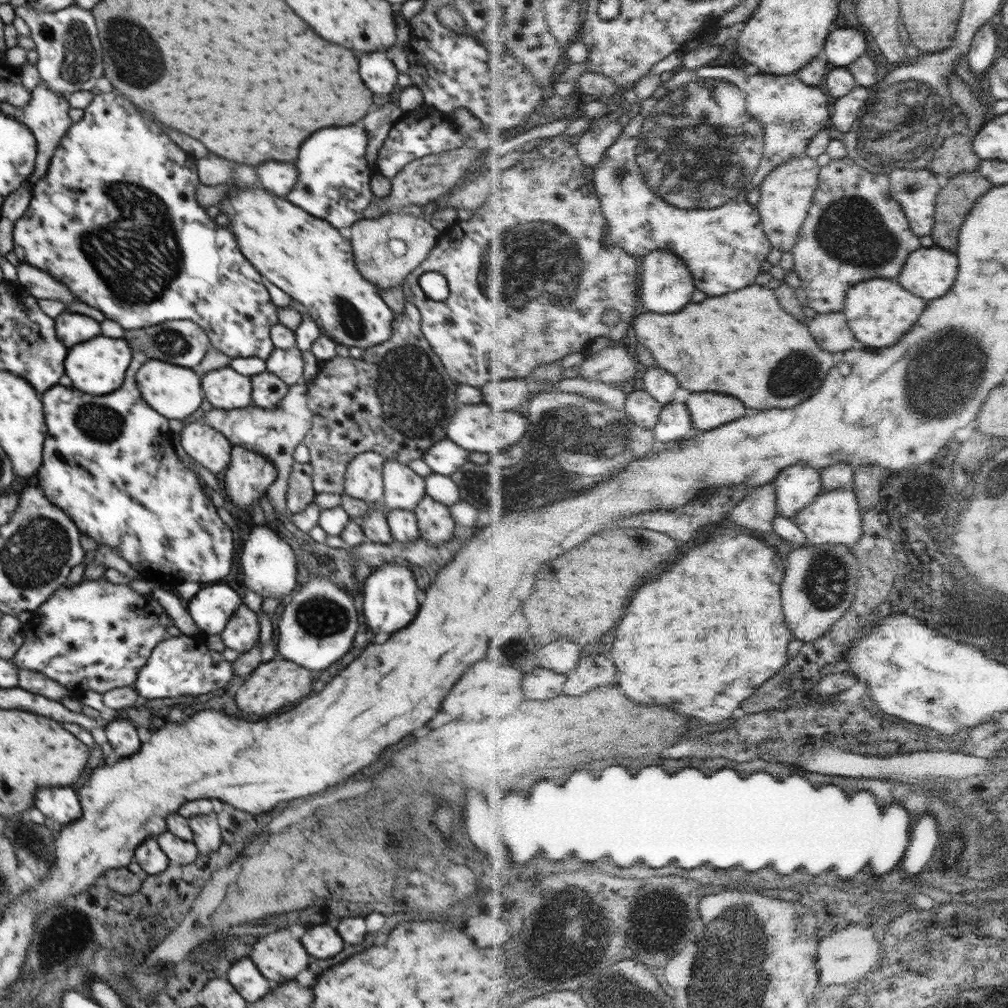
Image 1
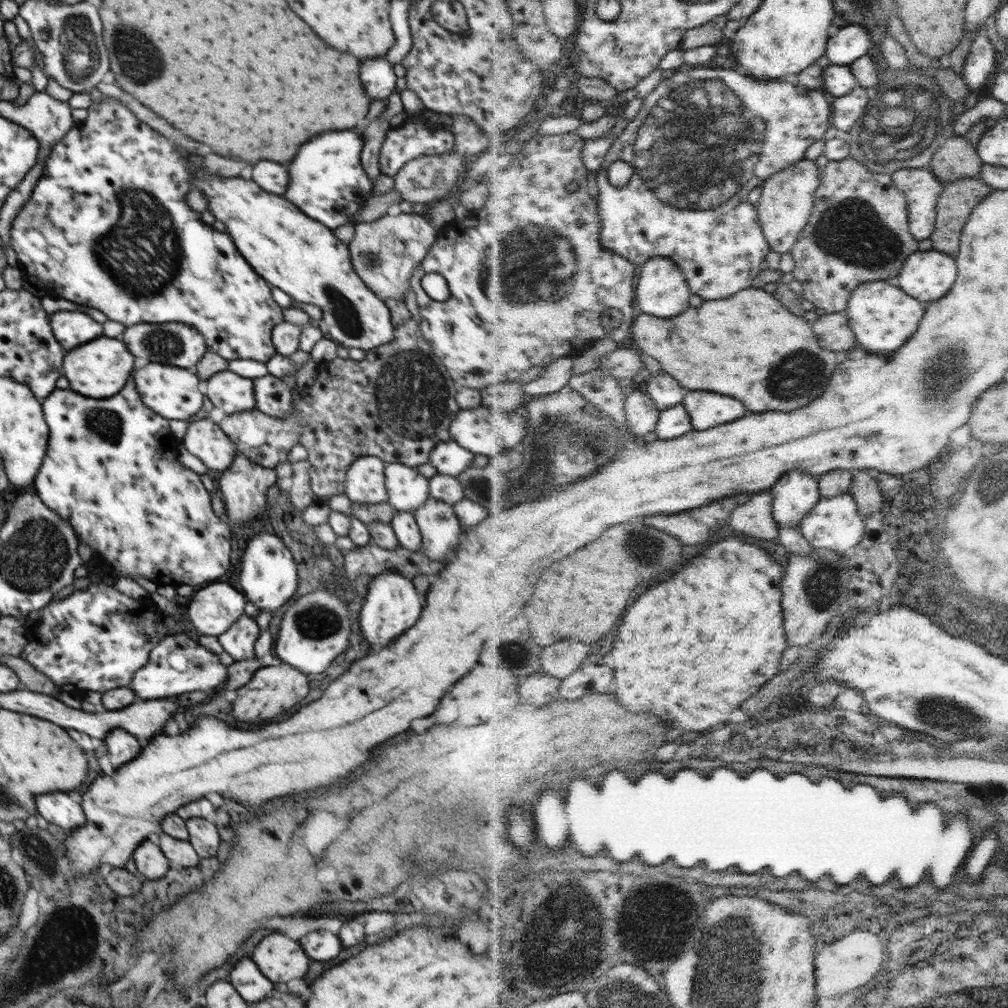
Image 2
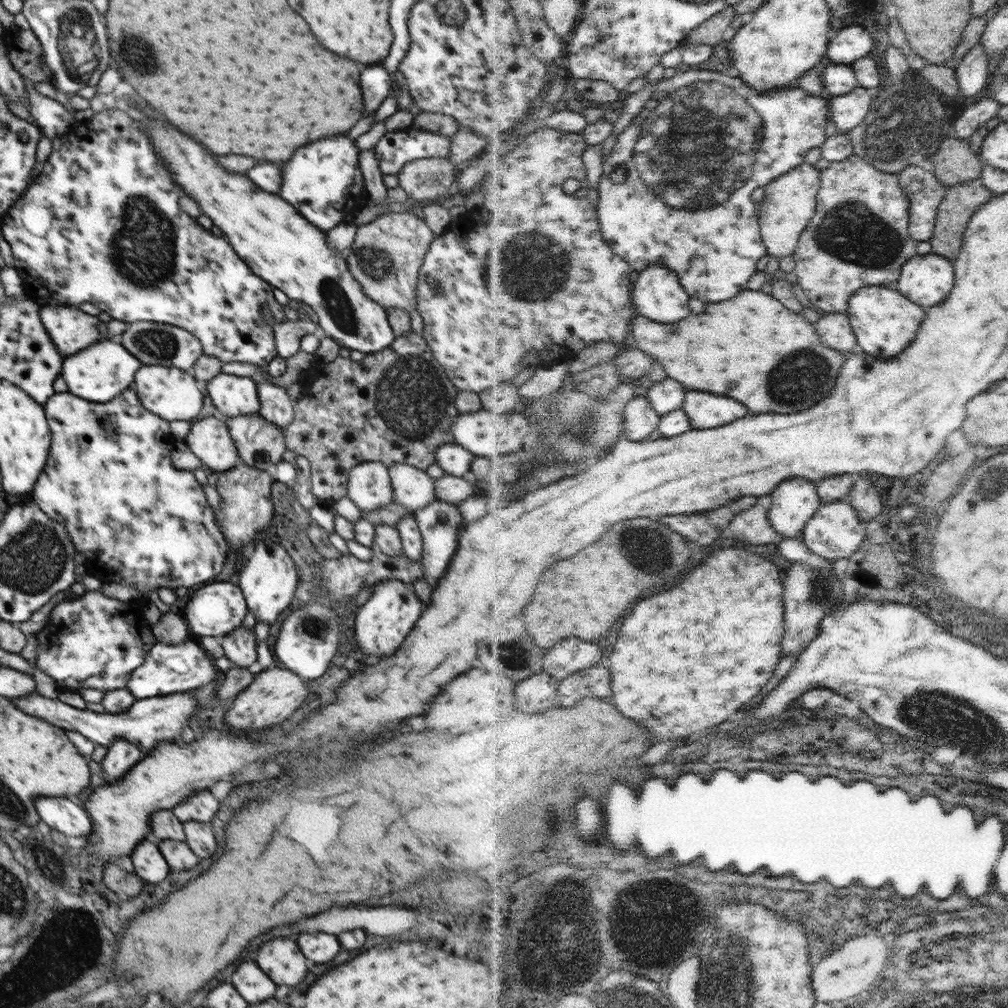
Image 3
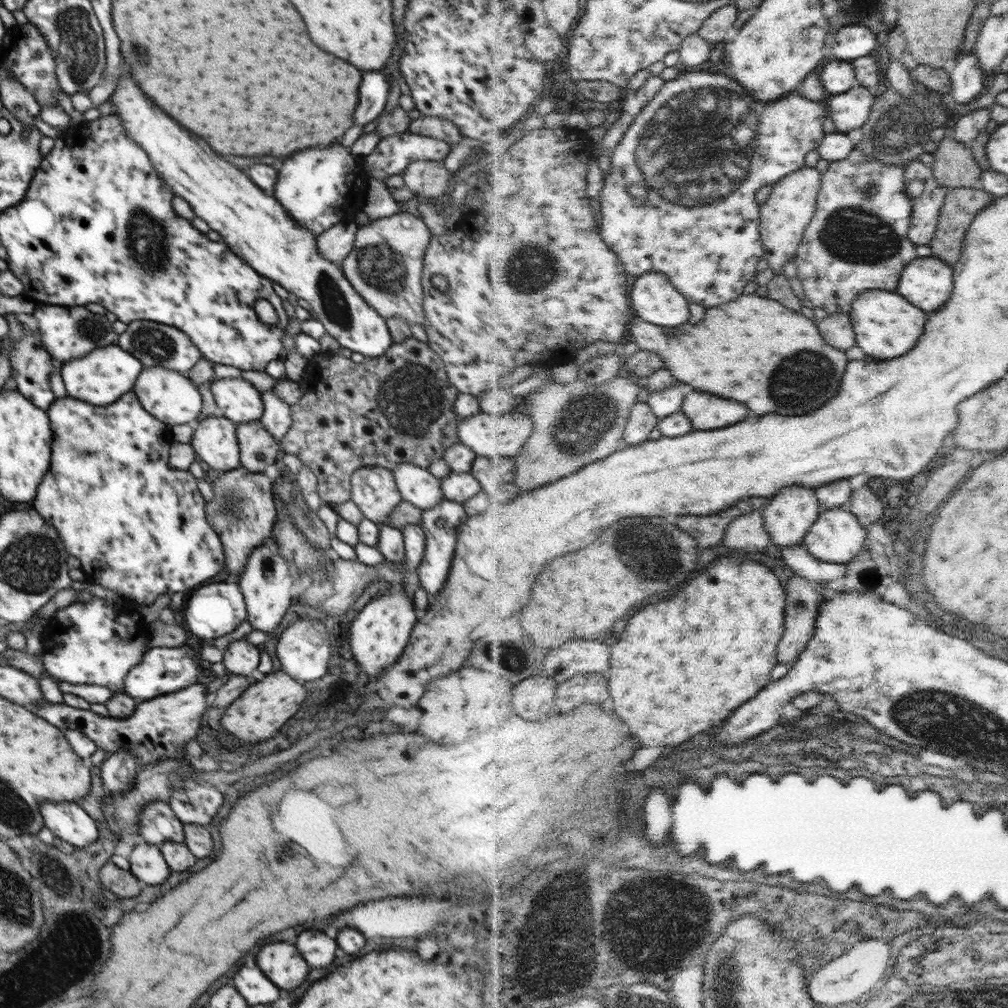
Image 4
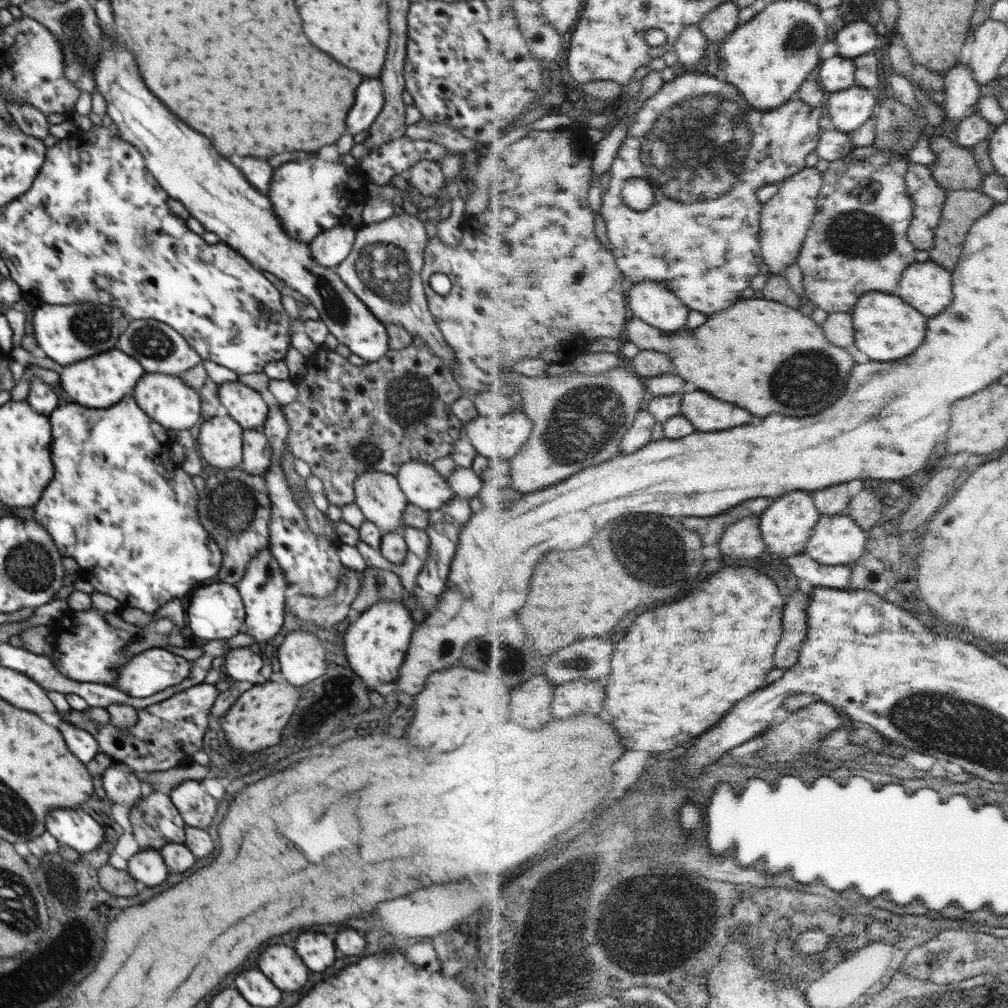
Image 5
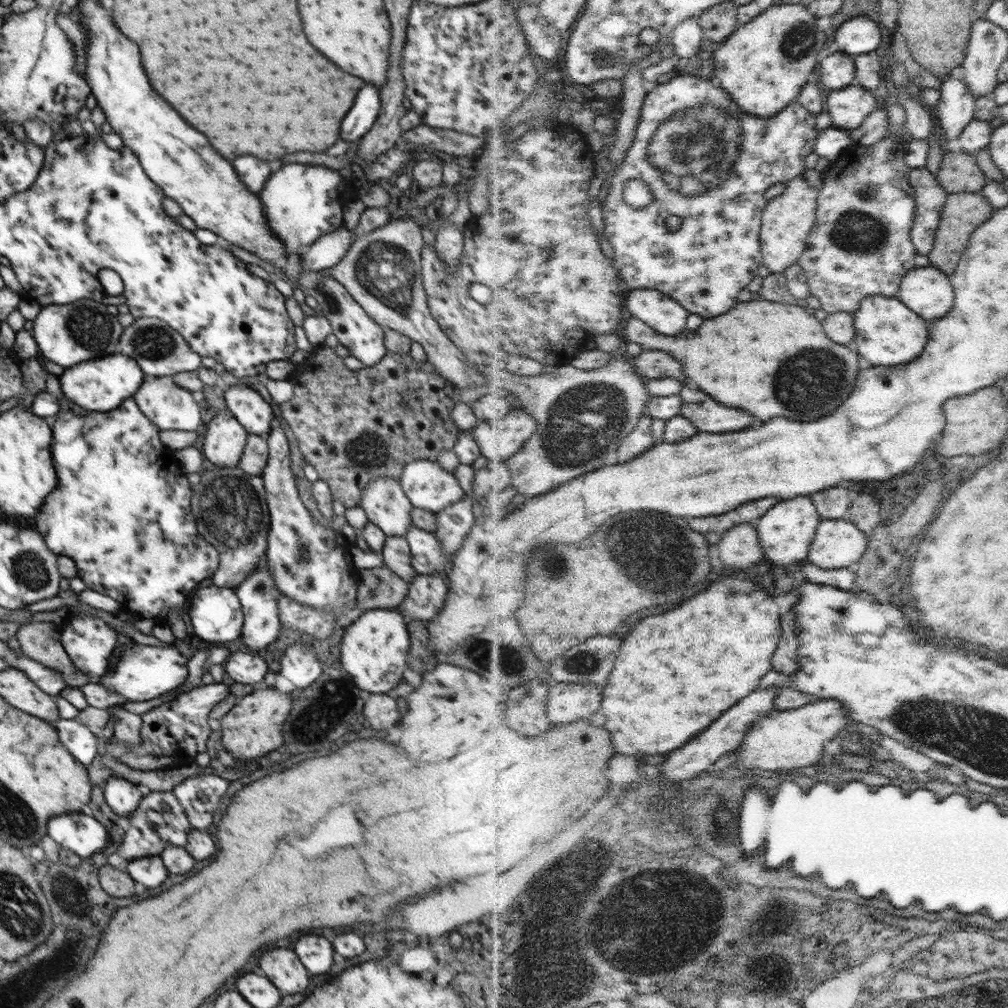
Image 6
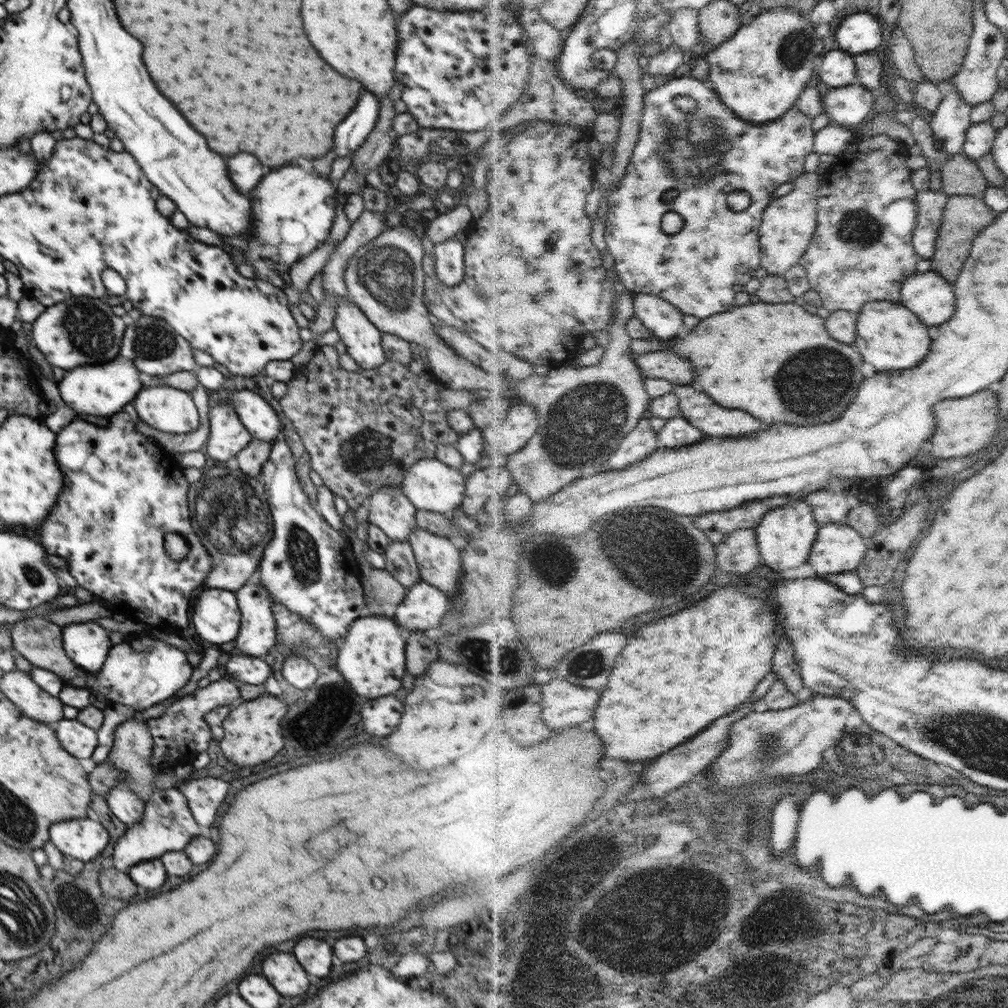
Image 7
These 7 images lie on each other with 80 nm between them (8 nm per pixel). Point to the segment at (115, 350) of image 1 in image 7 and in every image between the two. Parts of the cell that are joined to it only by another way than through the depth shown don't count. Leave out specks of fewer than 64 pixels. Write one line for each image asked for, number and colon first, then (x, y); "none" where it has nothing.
2: (99, 369)
3: (98, 374)
4: (101, 377)
5: (101, 381)
6: (102, 385)
7: (103, 390)

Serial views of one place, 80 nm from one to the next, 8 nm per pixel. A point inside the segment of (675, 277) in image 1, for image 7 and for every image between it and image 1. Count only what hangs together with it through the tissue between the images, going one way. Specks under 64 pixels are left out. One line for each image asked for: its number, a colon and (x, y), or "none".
2: (663, 289)
3: (658, 291)
4: (657, 299)
5: (655, 302)
6: (668, 315)
7: (663, 318)

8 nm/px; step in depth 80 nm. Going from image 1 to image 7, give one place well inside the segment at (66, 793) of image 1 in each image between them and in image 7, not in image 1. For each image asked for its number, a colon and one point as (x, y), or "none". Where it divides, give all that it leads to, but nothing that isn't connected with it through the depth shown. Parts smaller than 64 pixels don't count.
2: (60, 809)
3: (67, 817)
4: (70, 822)
5: (74, 827)
6: (84, 835)
7: (82, 838)

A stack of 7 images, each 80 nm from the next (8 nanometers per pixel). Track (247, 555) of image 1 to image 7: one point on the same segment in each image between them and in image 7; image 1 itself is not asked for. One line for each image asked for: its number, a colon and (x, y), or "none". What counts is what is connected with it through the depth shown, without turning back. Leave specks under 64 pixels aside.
2: (268, 576)
3: (269, 580)
4: (265, 583)
5: (262, 589)
6: (258, 595)
7: (256, 636)

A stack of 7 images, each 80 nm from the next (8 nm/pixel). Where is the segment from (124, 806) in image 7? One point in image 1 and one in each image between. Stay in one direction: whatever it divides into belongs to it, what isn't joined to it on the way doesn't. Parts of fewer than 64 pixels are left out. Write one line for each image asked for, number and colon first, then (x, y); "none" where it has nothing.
1: (123, 737)
2: (122, 747)
3: (122, 755)
4: (119, 770)
5: (122, 786)
6: (123, 796)

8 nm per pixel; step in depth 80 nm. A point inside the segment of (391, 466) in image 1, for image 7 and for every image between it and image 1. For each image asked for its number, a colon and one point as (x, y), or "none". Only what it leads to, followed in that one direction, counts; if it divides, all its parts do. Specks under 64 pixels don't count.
2: (407, 489)
3: (413, 488)
4: (416, 485)
5: (421, 484)
6: (428, 487)
7: (429, 484)

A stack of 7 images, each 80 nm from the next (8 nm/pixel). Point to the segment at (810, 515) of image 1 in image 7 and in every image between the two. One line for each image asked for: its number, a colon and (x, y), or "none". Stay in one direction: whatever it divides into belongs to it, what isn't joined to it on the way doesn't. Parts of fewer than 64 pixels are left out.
2: (836, 523)
3: (837, 531)
4: (839, 536)
5: (839, 539)
6: (840, 543)
7: (840, 547)

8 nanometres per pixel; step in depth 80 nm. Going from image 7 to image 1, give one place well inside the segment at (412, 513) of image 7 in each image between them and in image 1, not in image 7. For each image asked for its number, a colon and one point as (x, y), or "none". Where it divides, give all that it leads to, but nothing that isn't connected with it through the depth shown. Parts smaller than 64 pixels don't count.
1: (363, 480)
2: (364, 481)
3: (368, 485)
4: (373, 489)
5: (378, 494)
6: (383, 499)

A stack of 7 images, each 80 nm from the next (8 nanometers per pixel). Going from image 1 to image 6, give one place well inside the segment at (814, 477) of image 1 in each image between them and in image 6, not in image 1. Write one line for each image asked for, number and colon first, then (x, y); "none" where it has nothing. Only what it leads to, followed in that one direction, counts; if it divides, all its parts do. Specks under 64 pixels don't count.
2: (798, 494)
3: (796, 501)
4: (791, 515)
5: (789, 524)
6: (788, 531)

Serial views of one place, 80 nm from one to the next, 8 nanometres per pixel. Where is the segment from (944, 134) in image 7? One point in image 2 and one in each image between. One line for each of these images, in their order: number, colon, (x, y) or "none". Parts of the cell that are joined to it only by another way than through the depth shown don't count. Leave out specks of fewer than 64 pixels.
2: (979, 63)
3: (972, 72)
4: (966, 79)
5: (961, 90)
6: (956, 108)

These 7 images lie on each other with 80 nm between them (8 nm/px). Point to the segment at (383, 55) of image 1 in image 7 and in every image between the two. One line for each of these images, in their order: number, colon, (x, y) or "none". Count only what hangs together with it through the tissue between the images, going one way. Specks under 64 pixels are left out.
2: (378, 76)
3: (376, 82)
4: (375, 87)
5: (370, 100)
6: (364, 113)
7: (350, 135)

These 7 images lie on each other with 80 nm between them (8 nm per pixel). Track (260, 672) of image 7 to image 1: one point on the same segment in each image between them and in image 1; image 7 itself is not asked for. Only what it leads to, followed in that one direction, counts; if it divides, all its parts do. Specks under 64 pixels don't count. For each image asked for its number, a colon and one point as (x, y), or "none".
1: (241, 633)
2: (238, 641)
3: (239, 646)
4: (240, 657)
5: (241, 664)
6: (243, 666)

